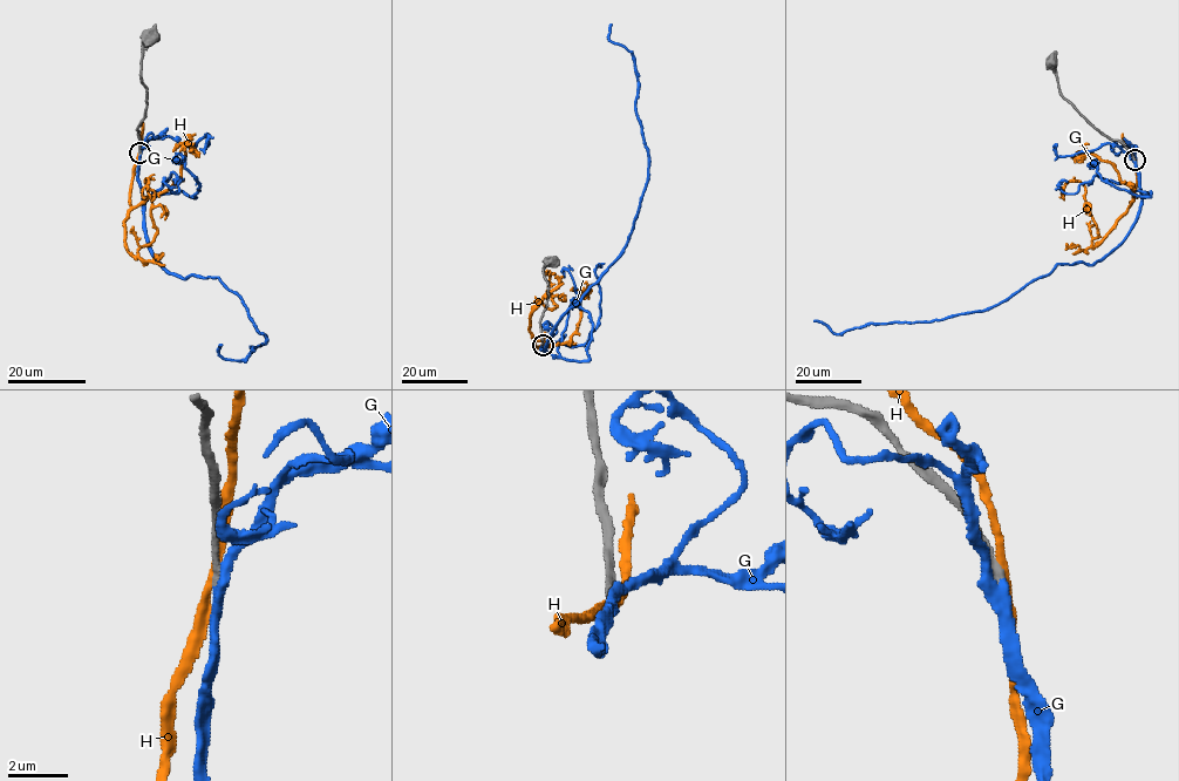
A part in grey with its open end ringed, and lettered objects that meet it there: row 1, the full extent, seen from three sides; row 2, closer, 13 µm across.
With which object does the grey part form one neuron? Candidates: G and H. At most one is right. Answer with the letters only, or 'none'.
G

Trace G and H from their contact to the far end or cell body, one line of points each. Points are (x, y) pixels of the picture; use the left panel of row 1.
G: (141, 151), (149, 250), (182, 278), (217, 278), (242, 299), (266, 337), (244, 359), (225, 359), (222, 345)
H: (140, 151), (123, 225), (124, 248), (135, 256), (157, 231), (147, 178), (155, 197), (151, 201)

